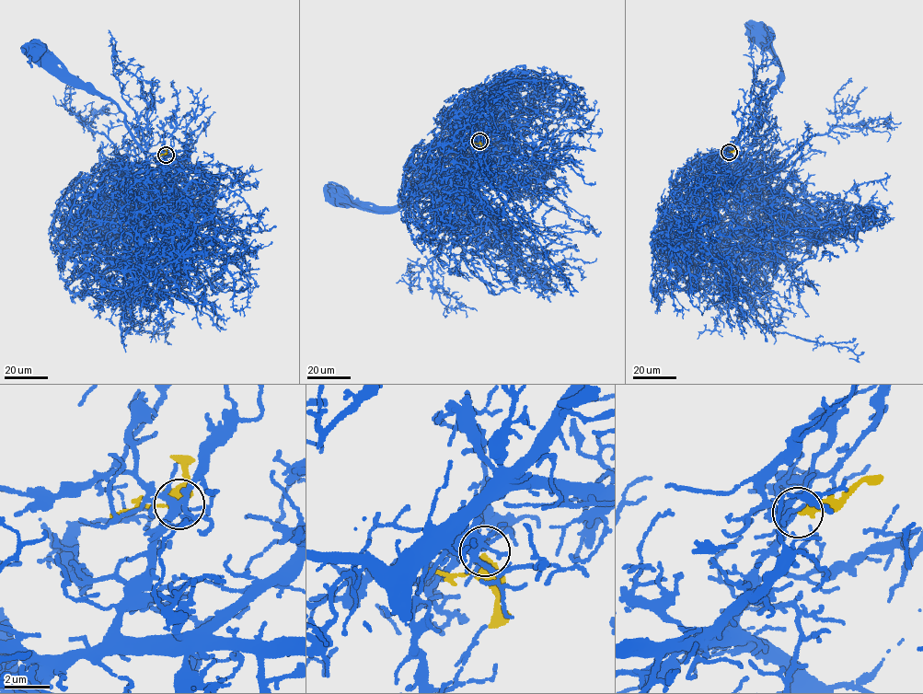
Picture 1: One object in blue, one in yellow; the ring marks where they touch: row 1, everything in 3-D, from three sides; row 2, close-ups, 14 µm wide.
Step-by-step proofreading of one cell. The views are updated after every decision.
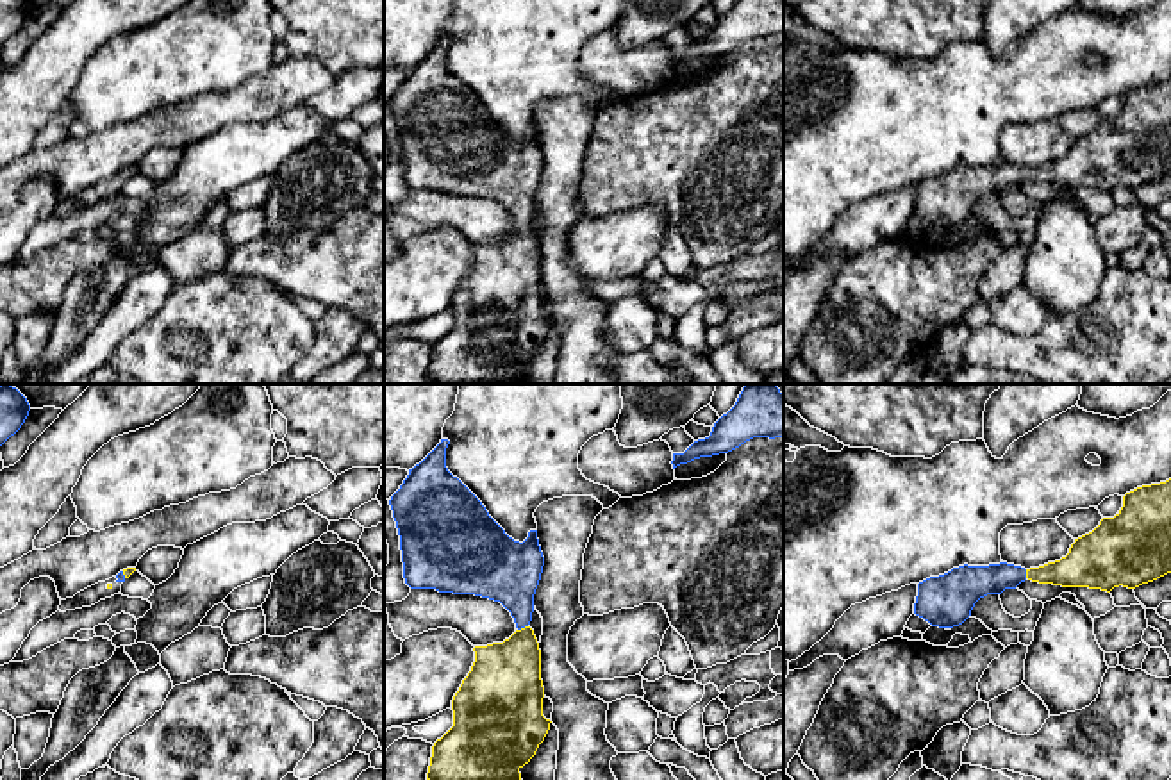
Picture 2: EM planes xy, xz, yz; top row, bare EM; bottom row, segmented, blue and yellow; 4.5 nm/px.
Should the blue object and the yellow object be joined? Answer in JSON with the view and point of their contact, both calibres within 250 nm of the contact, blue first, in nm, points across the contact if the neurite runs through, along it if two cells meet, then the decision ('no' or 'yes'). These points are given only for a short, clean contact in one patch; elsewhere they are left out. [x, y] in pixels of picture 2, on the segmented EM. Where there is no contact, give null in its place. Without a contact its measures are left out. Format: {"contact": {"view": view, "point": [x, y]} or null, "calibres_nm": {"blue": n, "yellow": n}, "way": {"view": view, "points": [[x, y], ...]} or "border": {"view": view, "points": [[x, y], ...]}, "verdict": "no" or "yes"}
{"contact": {"view": "xz", "point": [522, 627]}, "calibres_nm": {"blue": 280, "yellow": 320}, "way": {"view": "xz", "points": [[509, 573], [522, 607], [522, 627], [522, 650], [506, 677]]}, "verdict": "yes"}

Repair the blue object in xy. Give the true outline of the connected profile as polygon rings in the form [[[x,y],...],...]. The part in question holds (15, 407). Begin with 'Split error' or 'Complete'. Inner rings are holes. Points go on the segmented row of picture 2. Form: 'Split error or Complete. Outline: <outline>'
Complete. Outline: [[[0,386],[0,446],[21,428],[29,411],[27,398],[16,387]]]

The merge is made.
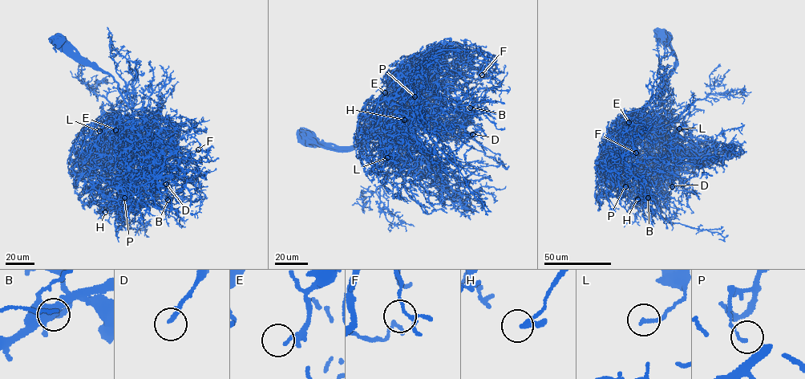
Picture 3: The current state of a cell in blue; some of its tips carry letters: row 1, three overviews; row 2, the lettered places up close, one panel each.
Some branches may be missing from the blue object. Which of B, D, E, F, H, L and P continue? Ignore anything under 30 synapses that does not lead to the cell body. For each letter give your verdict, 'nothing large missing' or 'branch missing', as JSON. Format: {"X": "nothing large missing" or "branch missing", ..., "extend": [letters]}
{"B": "nothing large missing", "D": "nothing large missing", "E": "nothing large missing", "F": "nothing large missing", "H": "nothing large missing", "L": "nothing large missing", "P": "nothing large missing", "extend": []}

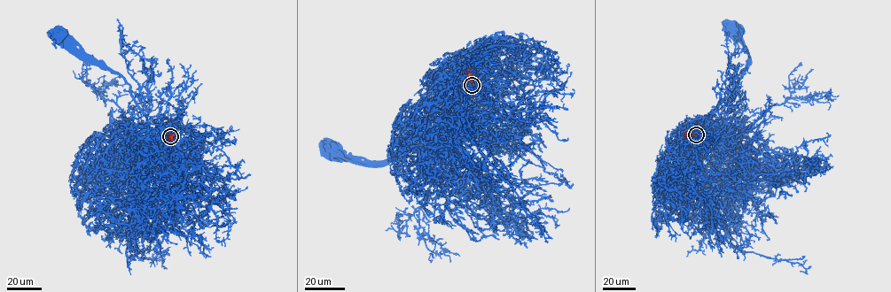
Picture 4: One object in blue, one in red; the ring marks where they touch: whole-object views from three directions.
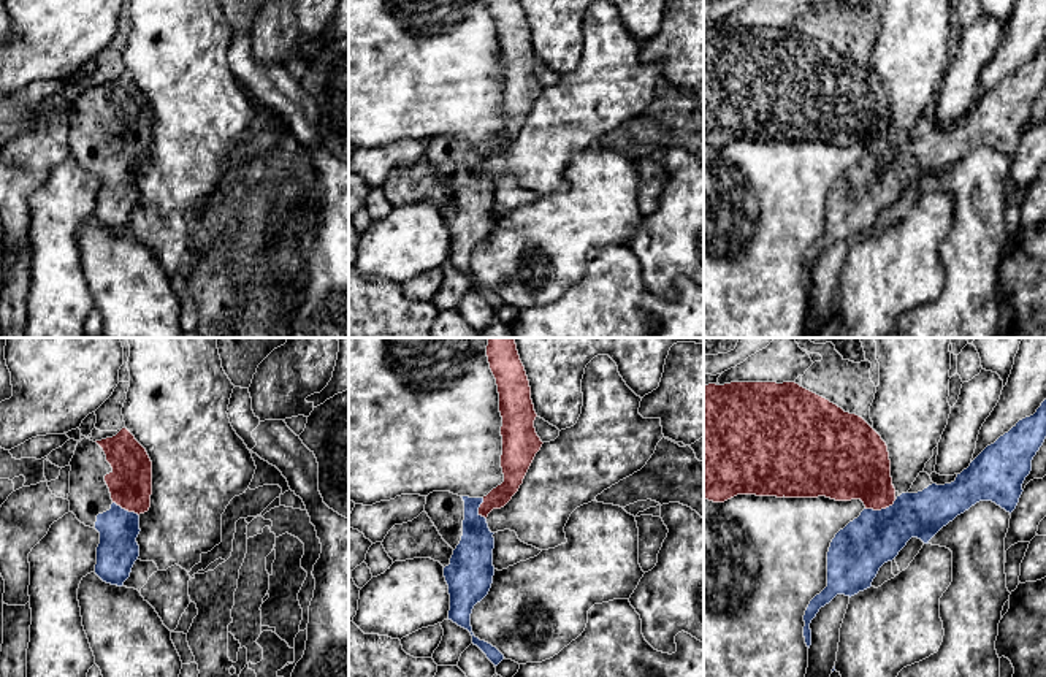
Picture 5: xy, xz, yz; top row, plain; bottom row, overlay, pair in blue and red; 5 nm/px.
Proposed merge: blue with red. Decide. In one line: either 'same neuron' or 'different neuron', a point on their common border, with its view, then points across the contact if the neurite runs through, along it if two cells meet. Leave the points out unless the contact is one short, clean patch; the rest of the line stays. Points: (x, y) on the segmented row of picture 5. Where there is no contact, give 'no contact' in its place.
same neuron; meets blue in yz at (881, 509); runs through yz (858, 550), (881, 527), (881, 509), (878, 493), (858, 466)

